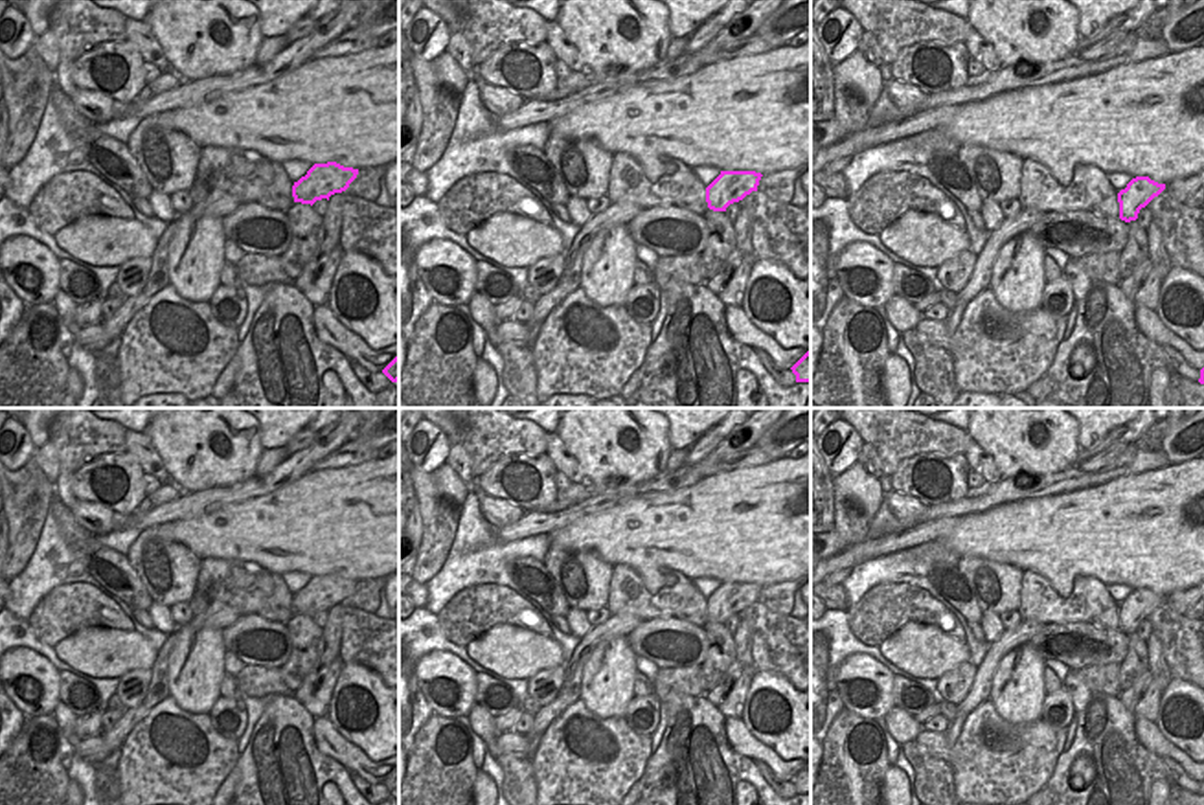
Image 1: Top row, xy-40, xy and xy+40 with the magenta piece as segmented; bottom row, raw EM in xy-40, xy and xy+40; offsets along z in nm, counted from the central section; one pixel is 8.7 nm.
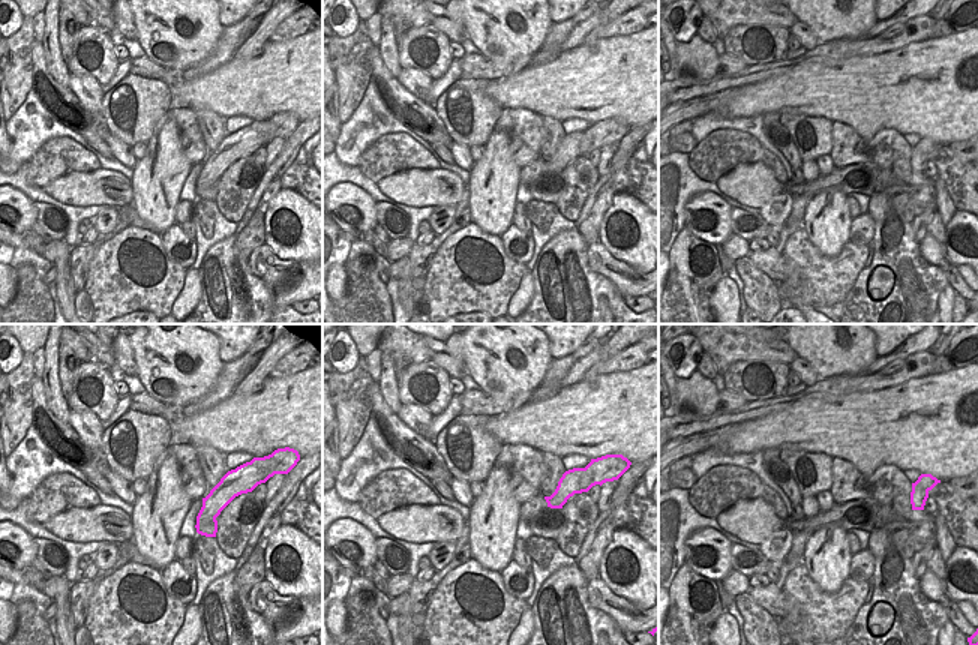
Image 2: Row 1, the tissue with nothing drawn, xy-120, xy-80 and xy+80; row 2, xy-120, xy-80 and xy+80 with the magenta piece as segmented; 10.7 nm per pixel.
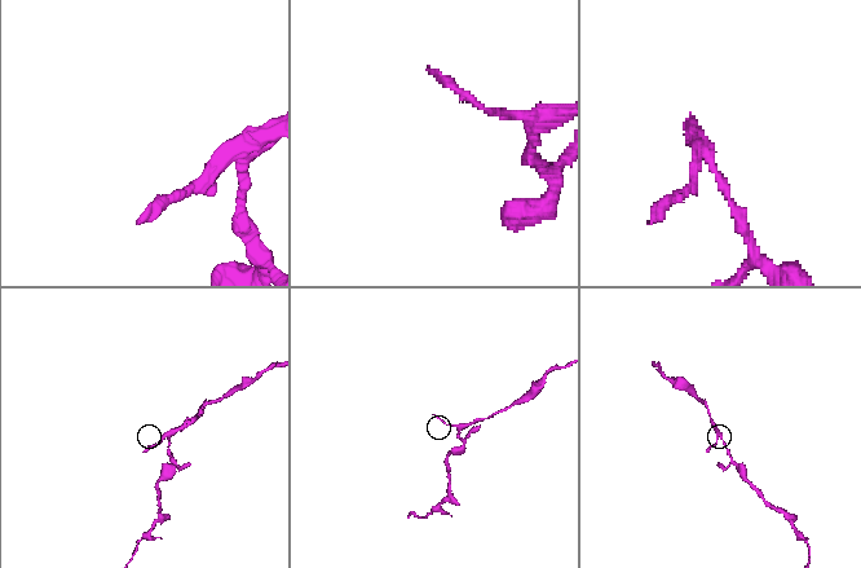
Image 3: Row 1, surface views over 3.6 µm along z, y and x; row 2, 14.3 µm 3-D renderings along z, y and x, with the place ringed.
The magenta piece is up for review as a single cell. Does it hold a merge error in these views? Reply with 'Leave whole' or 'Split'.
Split.

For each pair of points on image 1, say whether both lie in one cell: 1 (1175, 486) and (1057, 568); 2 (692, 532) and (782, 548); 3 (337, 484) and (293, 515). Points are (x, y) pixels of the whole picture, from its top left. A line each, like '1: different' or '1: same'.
1: same
2: same
3: same

